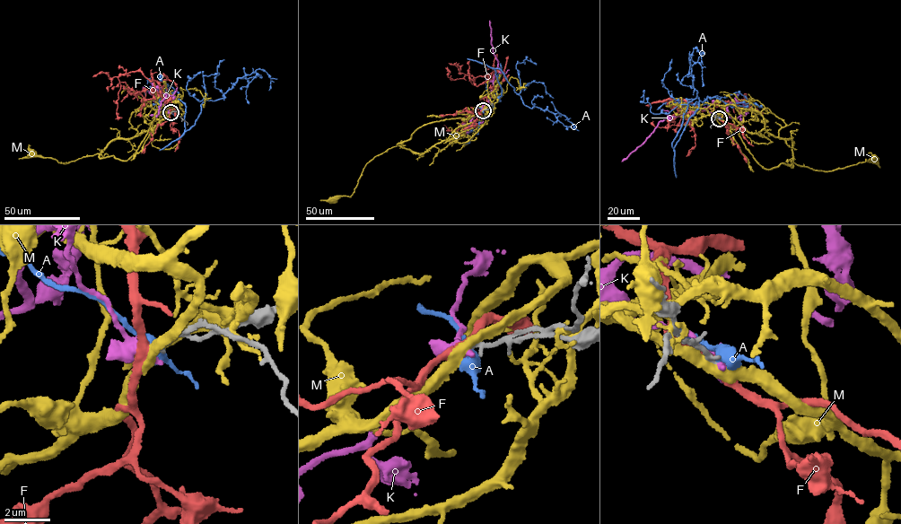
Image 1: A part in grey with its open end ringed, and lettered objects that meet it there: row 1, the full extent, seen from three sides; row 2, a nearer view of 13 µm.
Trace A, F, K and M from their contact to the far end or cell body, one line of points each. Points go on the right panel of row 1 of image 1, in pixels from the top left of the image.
A: (719, 118), (706, 100), (699, 100), (672, 147), (697, 91), (688, 59), (695, 48), (703, 65)
F: (719, 118), (713, 109), (701, 110), (683, 100), (671, 109), (673, 100), (695, 135), (695, 146), (686, 156)
K: (719, 118), (699, 109), (667, 117), (659, 123), (642, 144), (621, 161)
M: (719, 118), (711, 115), (730, 117), (746, 148), (766, 170), (793, 162), (828, 171), (874, 160)

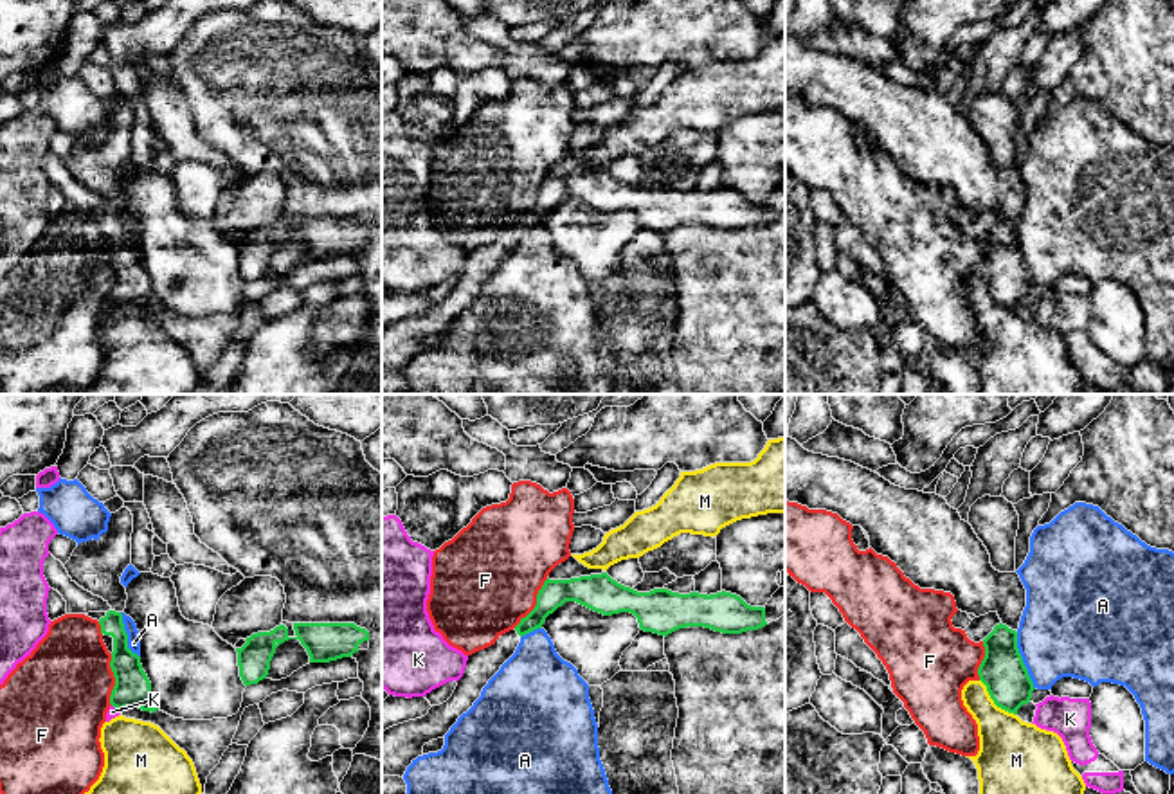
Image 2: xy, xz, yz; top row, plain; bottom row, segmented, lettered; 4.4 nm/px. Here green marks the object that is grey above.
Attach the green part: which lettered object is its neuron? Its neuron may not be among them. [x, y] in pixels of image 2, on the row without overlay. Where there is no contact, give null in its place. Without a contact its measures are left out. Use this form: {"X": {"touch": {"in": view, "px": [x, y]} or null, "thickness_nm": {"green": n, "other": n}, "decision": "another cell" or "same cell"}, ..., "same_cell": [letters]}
{"A": {"touch": {"in": "yz", "px": [1021, 258]}, "thickness_nm": {"green": 200, "other": 420}, "decision": "another cell"}, "F": {"touch": {"in": "xy", "px": [116, 276]}, "thickness_nm": {"green": 160, "other": 440}, "decision": "another cell"}, "K": {"touch": {"in": "xy", "px": [116, 303]}, "thickness_nm": {"green": 160, "other": 50}, "decision": "another cell"}, "M": {"touch": {"in": "yz", "px": [994, 299]}, "thickness_nm": {"green": 200, "other": 320}, "decision": "another cell"}, "same_cell": []}

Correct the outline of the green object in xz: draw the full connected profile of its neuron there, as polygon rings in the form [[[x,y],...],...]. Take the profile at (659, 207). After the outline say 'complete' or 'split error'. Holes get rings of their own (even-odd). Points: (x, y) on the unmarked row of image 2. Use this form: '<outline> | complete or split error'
[[[607,169],[571,176],[547,175],[537,191],[535,205],[513,227],[499,232],[492,243],[468,252],[465,270],[447,299],[432,302],[421,315],[382,328],[382,373],[403,374],[407,364],[423,353],[423,342],[443,335],[474,302],[488,277],[515,250],[520,234],[542,225],[546,214],[565,198],[576,198],[603,212],[630,209],[641,227],[664,234],[686,223],[742,230],[767,221],[763,203],[751,203],[726,187],[709,193],[668,185],[637,189]]] | split error

